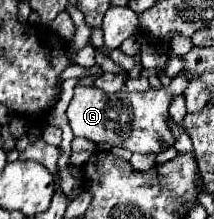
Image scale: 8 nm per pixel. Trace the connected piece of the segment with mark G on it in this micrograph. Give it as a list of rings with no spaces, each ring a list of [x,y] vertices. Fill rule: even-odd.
[[[183,74],[175,76],[167,88],[149,88],[147,92],[121,90],[119,94],[105,94],[95,86],[77,86],[75,96],[67,108],[67,120],[75,136],[87,138],[91,142],[109,142],[113,146],[123,146],[141,154],[159,154],[161,150],[175,144],[175,136],[167,124],[171,120],[169,104],[185,88],[187,78],[183,78]]]

